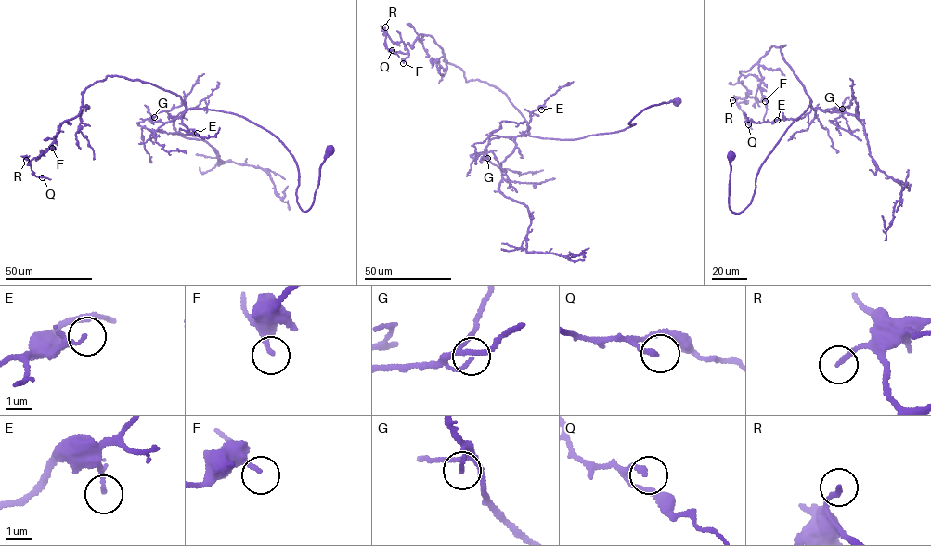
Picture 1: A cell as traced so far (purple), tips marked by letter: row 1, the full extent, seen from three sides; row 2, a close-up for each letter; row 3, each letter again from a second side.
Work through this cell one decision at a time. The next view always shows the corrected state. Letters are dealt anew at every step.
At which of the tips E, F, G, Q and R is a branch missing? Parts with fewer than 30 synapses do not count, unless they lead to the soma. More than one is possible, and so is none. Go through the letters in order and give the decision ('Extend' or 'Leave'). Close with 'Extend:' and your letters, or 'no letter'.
E: Leave
F: Leave
G: Leave
Q: Leave
R: Leave
Extend: no letter

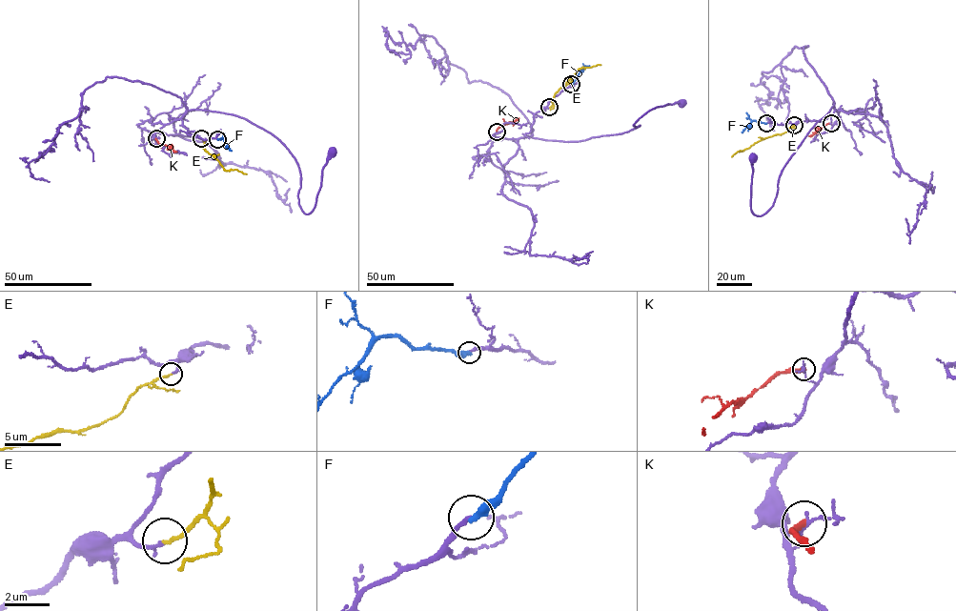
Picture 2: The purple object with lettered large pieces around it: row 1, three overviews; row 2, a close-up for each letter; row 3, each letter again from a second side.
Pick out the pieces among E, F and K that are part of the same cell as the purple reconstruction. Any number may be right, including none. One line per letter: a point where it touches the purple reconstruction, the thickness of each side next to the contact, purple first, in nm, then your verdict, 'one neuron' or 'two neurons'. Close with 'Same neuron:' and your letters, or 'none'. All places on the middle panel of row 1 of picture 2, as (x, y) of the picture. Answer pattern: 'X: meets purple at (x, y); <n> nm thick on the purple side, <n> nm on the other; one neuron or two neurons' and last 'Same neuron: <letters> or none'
E: meets purple at (549, 107); 180 nm thick on the purple side, 140 nm on the other; one neuron
F: meets purple at (571, 84); 190 nm thick on the purple side, 380 nm on the other; one neuron
K: meets purple at (497, 132); 130 nm thick on the purple side, 240 nm on the other; two neurons
Same neuron: E, F

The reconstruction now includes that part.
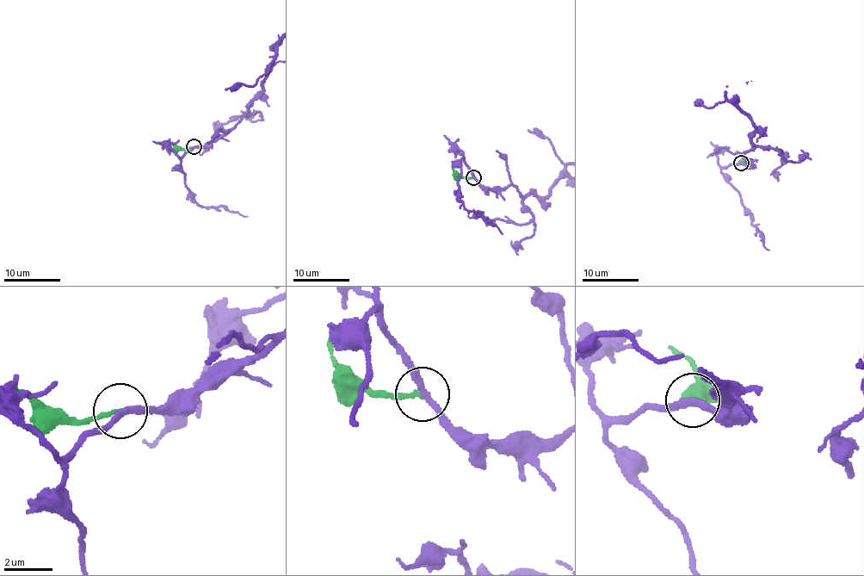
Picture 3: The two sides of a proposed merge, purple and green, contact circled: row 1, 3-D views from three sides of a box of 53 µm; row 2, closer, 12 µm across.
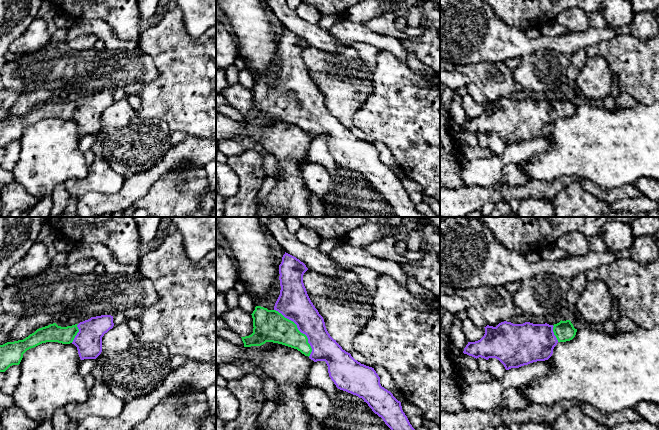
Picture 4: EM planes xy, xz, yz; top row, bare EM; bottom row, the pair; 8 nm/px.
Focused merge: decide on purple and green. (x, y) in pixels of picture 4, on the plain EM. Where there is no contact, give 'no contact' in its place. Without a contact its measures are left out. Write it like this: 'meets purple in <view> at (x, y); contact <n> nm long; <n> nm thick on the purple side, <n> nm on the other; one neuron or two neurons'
meets purple in xz at (299, 106); contact 480 nm long; 260 nm thick on the purple side, 260 nm on the other; one neuron

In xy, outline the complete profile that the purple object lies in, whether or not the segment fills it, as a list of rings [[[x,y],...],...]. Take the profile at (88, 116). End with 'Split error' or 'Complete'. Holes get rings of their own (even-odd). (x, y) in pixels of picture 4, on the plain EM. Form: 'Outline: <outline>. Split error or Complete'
Outline: [[[101,91],[91,93],[88,96],[80,98],[72,102],[61,103],[56,99],[37,105],[23,116],[7,118],[0,121],[0,148],[5,148],[12,141],[19,141],[23,130],[42,119],[58,118],[62,120],[74,120],[77,123],[78,130],[81,136],[96,135],[102,128],[102,113],[114,102],[113,92]]]. Split error

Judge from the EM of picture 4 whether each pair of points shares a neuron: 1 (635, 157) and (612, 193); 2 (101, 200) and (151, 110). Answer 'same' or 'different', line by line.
1: different
2: different

